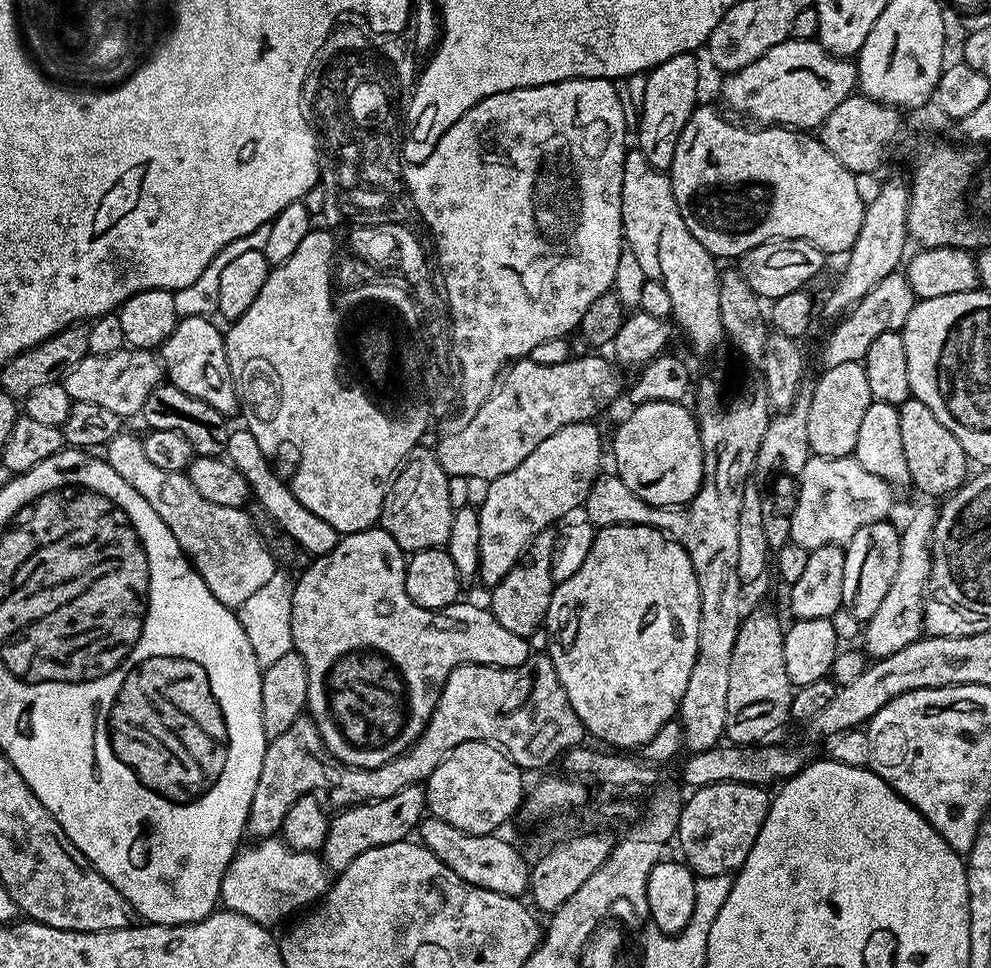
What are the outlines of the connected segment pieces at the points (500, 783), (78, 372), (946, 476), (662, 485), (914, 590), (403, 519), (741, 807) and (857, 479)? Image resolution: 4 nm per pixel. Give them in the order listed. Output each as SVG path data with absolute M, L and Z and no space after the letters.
M467 740L455 748L426 781L426 808L471 836L490 836L520 811L526 795L525 773L503 748L486 740Z
M125 346L114 354L88 355L64 375L62 383L72 401L95 402L97 406L114 410L114 414L128 418L135 412L136 415L143 413L146 398L164 379L160 357L155 351Z
M915 398L908 399L899 405L898 423L902 426L902 451L906 453L906 467L910 470L911 487L921 492L921 497L947 498L957 492L969 479L970 461L966 450L962 450L962 442L934 418L930 406L926 402L918 402Z
M648 400L635 405L632 413L616 428L616 437L610 440L610 460L616 463L615 475L626 482L632 495L642 498L659 508L674 508L689 504L698 494L704 477L704 451L700 441L700 425L695 415L684 409L680 402Z
M920 502L912 512L908 525L903 525L900 533L900 561L894 573L894 582L886 598L882 598L874 618L863 625L864 644L862 648L869 657L879 658L895 654L902 646L919 640L924 632L924 601L928 594L928 579L932 569L932 531L936 525L938 508L932 502Z
M435 455L418 456L409 459L396 473L392 483L388 485L388 493L384 499L378 521L379 527L384 528L386 534L390 534L394 538L394 542L398 542L398 546L405 554L430 550L431 548L444 548L450 538L450 522L454 511L450 506L449 477L442 470Z
M724 780L720 784L707 784L695 789L692 797L683 801L675 839L684 851L683 863L697 877L714 874L732 874L746 862L746 854L758 842L758 830L766 822L770 796L761 785L739 784Z
M810 455L806 462L806 466L798 474L798 480L800 480L800 493L796 496L796 509L791 509L790 512L792 518L792 521L790 522L790 540L791 543L802 546L803 548L811 550L818 546L826 546L827 544L847 545L848 540L854 538L854 534L858 534L858 530L862 530L862 526L866 526L870 522L888 520L889 517L891 517L892 495L894 495L892 485L886 483L882 478L878 478L878 474L870 474L870 470L863 468L852 456L843 456L842 458L822 458L821 456Z

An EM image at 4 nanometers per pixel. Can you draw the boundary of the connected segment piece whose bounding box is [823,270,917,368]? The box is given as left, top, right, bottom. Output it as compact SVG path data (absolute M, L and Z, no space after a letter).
M900 270L890 273L831 325L832 333L824 340L823 363L829 368L842 366L842 362L861 363L866 358L870 345L874 343L874 338L903 329L906 318L910 318L910 310L916 302L916 295L912 292L907 275Z

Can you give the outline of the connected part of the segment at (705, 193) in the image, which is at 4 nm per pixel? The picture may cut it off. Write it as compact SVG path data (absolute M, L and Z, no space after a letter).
M698 106L690 114L690 118L678 138L678 146L674 146L674 162L670 169L674 202L678 202L678 210L682 214L682 222L686 222L686 230L690 230L690 234L694 234L694 238L698 238L698 242L702 242L702 246L706 246L706 250L713 258L721 258L720 256L739 258L750 250L754 250L754 246L762 246L778 240L804 240L825 254L831 254L831 252L848 254L858 238L866 207L866 196L860 193L860 188L856 185L857 173L846 170L846 166L842 166L842 162L838 162L838 158L834 154L830 154L830 150L826 150L824 143L807 131L783 126L748 127L752 128L739 128L736 124L728 124L727 118L716 108Z

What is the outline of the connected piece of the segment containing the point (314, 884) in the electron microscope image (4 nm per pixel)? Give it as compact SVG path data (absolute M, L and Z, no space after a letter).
M260 838L252 845L241 847L232 859L232 865L226 870L220 887L223 907L237 912L254 922L265 926L280 924L287 916L295 914L299 908L307 909L315 905L330 887L330 872L323 859L315 852L299 852L279 838Z

